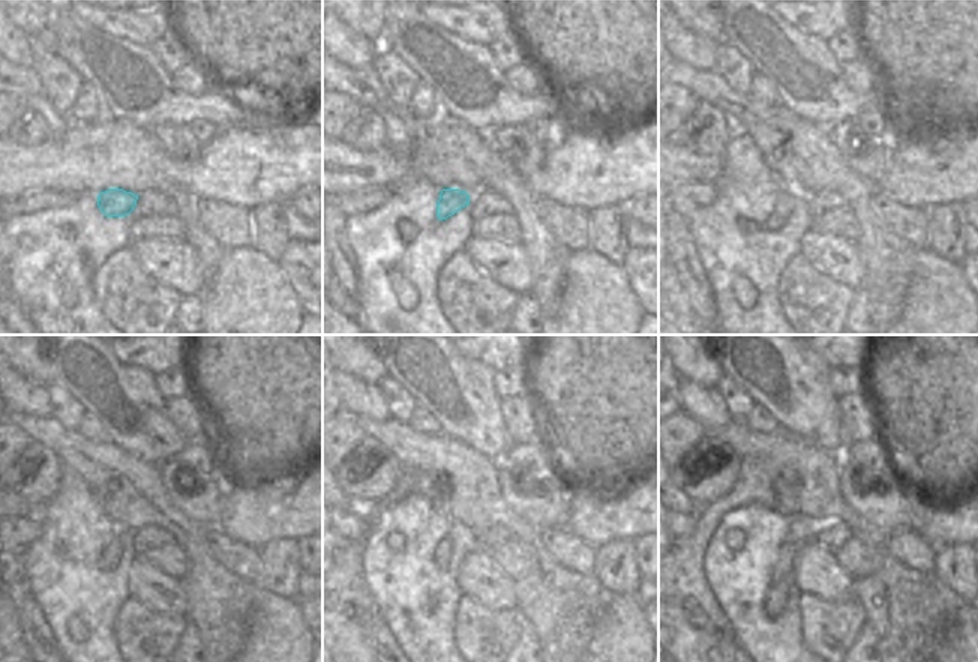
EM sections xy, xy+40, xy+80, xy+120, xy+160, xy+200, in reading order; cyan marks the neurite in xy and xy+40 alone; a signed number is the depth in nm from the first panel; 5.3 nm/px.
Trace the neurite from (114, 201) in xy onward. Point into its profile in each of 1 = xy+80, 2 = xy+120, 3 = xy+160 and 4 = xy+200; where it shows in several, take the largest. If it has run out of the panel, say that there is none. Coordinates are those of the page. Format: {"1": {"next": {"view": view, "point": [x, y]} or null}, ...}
{"1": {"next": {"view": "xy+80", "point": [786, 201]}}, "2": {"next": {"view": "xy+120", "point": [111, 553]}}, "3": {"next": {"view": "xy+160", "point": [443, 553]}}, "4": {"next": {"view": "xy+200", "point": [782, 583]}}}

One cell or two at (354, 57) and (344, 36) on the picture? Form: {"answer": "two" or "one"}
{"answer": "one"}

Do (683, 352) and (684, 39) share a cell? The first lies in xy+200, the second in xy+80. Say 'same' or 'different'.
different

